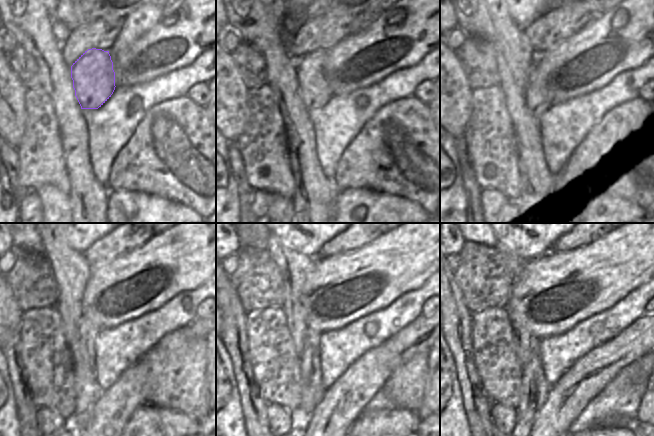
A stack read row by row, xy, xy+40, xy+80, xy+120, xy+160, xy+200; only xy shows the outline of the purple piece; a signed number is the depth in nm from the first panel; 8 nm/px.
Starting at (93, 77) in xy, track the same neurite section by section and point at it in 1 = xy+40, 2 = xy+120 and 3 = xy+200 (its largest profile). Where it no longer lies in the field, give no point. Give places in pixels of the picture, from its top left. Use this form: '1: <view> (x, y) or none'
1: xy+40 (316, 92)
2: xy+120 (85, 360)
3: xy+200 (534, 388)

